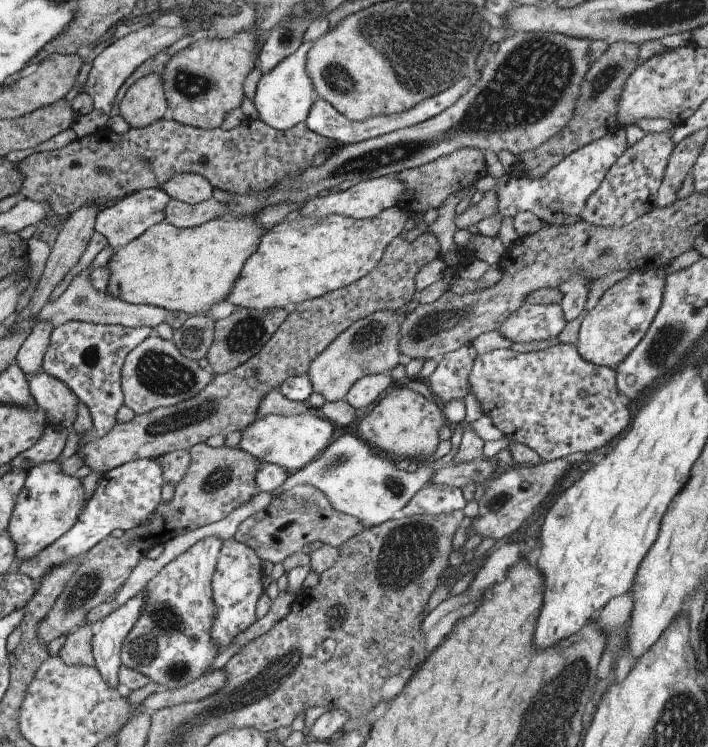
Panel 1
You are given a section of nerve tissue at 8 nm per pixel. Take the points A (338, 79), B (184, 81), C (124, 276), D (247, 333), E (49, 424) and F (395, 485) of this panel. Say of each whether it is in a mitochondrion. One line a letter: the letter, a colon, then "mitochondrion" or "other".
A: mitochondrion
B: mitochondrion
C: other
D: mitochondrion
E: other
F: mitochondrion

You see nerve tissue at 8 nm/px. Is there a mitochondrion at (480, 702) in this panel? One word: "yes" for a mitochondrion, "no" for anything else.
no

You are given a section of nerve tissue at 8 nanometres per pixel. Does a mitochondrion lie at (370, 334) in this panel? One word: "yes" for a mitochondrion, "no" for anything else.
yes

